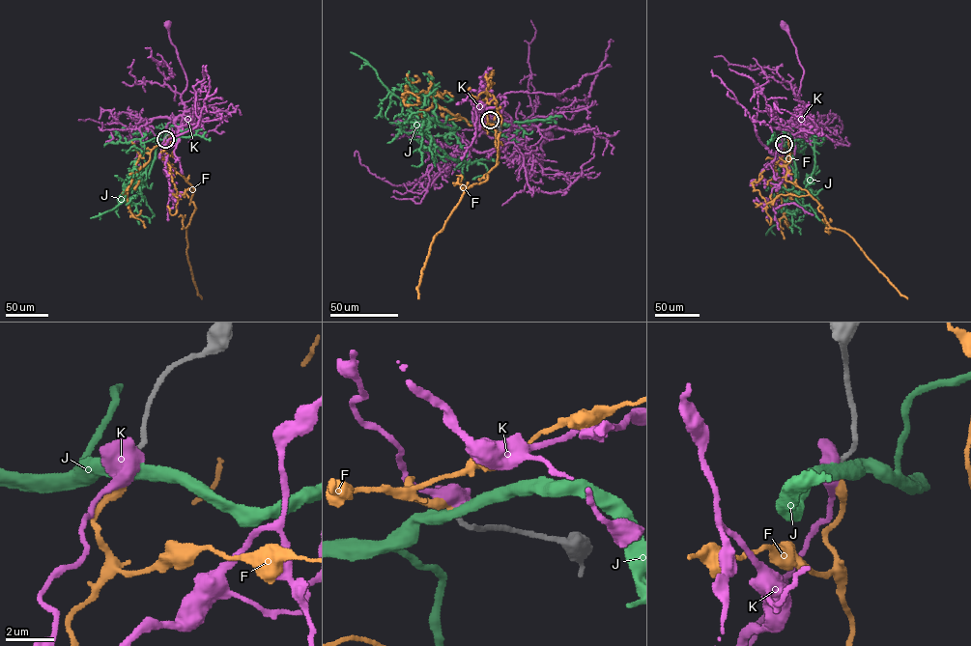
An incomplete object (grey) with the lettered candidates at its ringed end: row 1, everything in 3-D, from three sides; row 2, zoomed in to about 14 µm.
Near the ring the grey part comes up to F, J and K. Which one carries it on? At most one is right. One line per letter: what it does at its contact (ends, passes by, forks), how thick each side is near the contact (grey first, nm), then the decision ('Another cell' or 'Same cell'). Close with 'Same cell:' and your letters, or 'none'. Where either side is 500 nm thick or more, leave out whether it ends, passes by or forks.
F: It ends there. Thickness 180 nm (grey) against 200 nm. Same cell
J: It passes by. Thickness 190 nm (grey) against 480 nm. Another cell
K: Thickness 190 nm (grey) against 650 nm. Another cell
Same cell: F

